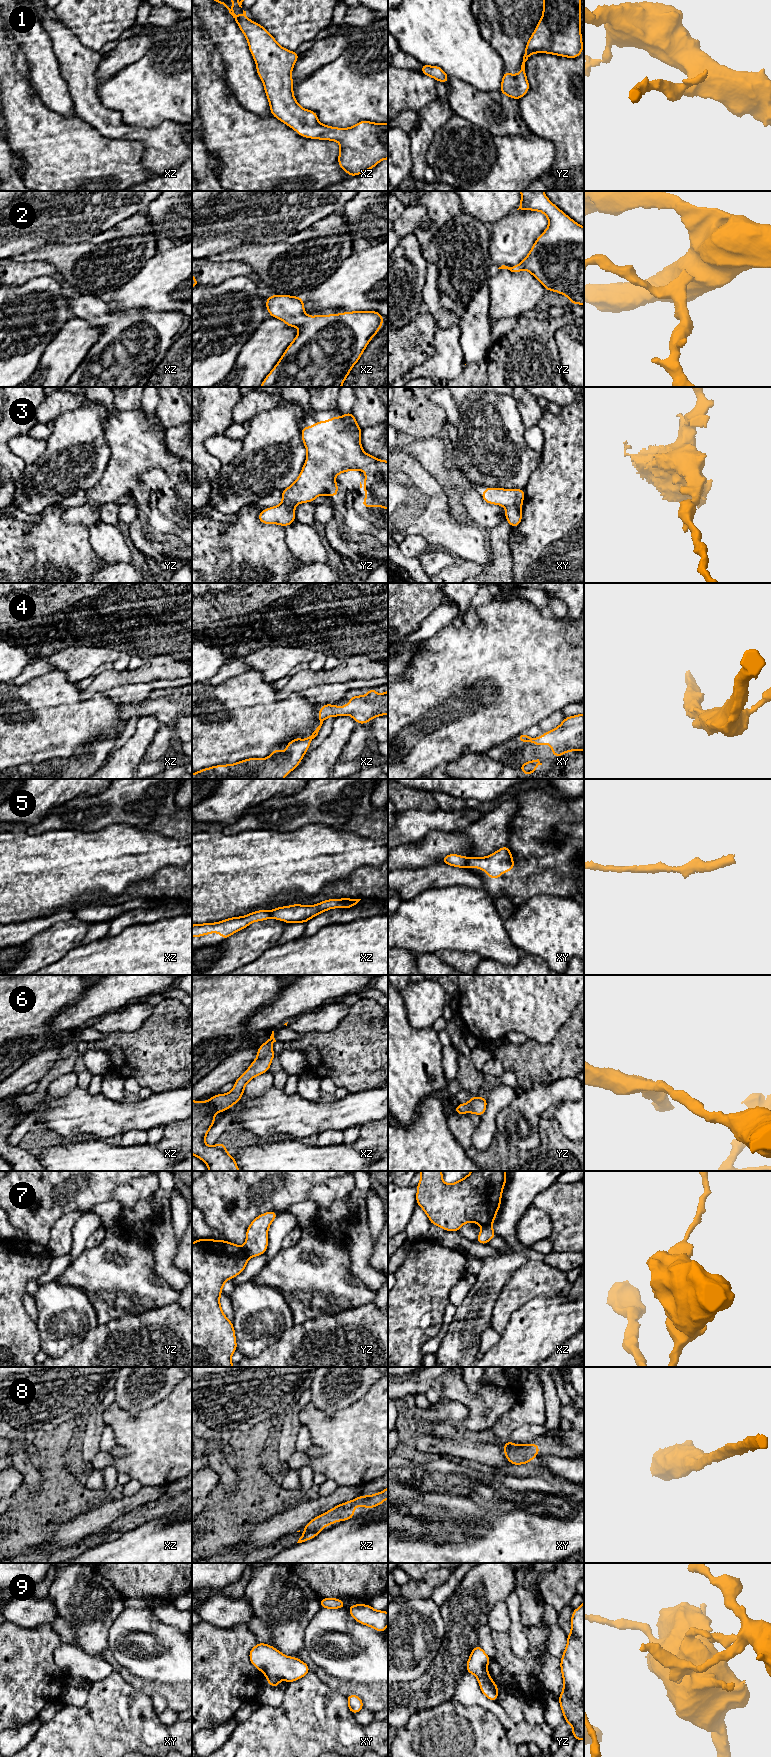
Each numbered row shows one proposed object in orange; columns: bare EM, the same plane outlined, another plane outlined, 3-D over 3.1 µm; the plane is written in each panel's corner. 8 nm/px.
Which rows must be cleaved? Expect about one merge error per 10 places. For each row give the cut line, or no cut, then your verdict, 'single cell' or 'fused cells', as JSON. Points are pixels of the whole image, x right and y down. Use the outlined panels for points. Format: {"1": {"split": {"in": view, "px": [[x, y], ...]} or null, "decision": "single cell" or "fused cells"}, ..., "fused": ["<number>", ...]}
{"1": {"split": null, "decision": "single cell"}, "2": {"split": null, "decision": "single cell"}, "3": {"split": {"in": "xy", "px": [[520, 506], [508, 506], [506, 508]]}, "decision": "fused cells"}, "4": {"split": null, "decision": "single cell"}, "5": {"split": {"in": "xy", "px": [[468, 858], [465, 866]]}, "decision": "fused cells"}, "6": {"split": null, "decision": "single cell"}, "7": {"split": {"in": "yz", "px": [[243, 1247], [248, 1257]]}, "decision": "fused cells"}, "8": {"split": null, "decision": "single cell"}, "9": {"split": {"in": "xy", "px": [[267, 1677], [277, 1676], [280, 1679]]}, "decision": "fused cells"}, "fused": ["3", "5", "7", "9"]}

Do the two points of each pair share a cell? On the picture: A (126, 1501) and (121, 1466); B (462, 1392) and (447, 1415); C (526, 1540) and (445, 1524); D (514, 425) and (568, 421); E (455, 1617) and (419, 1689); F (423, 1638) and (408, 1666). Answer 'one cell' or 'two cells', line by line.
A: two cells
B: two cells
C: one cell
D: two cells
E: one cell
F: one cell

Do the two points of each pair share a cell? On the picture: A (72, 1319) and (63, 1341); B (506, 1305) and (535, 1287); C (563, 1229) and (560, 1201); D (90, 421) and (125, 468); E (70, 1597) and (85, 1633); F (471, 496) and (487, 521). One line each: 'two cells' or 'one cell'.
A: one cell
B: one cell
C: one cell
D: two cells
E: one cell
F: one cell

